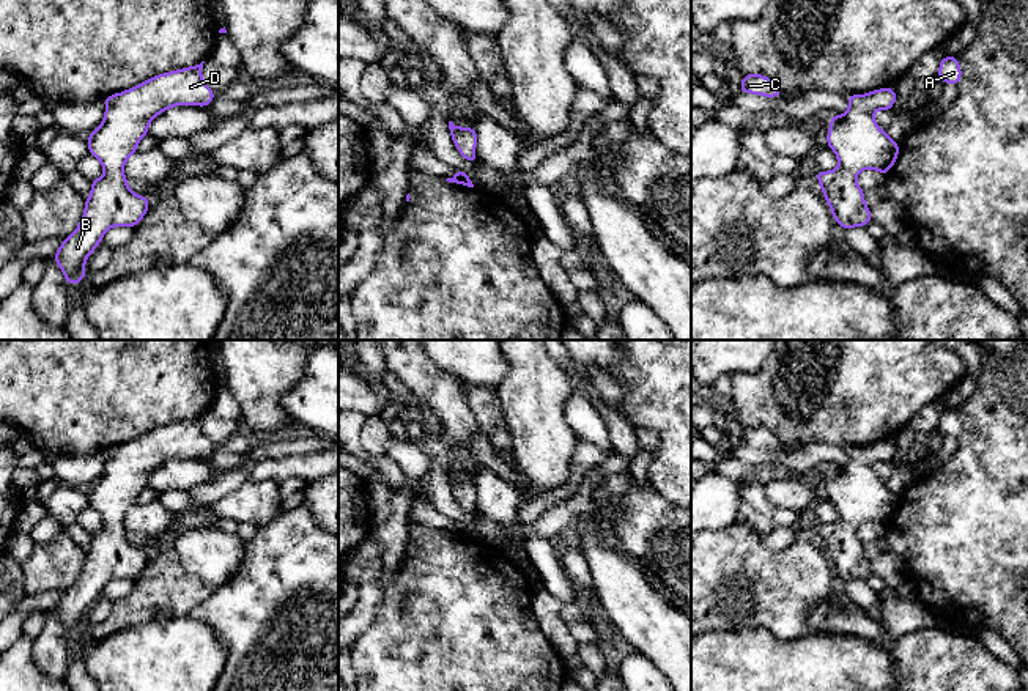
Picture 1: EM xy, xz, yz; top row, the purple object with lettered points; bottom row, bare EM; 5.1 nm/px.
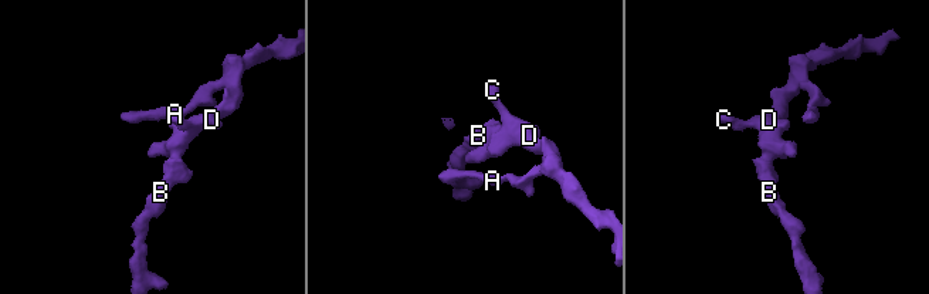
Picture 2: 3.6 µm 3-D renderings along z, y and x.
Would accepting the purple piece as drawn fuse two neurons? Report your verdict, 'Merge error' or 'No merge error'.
No merge error

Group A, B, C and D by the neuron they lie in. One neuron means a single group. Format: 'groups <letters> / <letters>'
groups A B C D

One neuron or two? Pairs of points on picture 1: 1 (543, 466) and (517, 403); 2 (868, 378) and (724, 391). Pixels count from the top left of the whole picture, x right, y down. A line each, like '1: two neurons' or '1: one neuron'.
1: one neuron
2: two neurons

